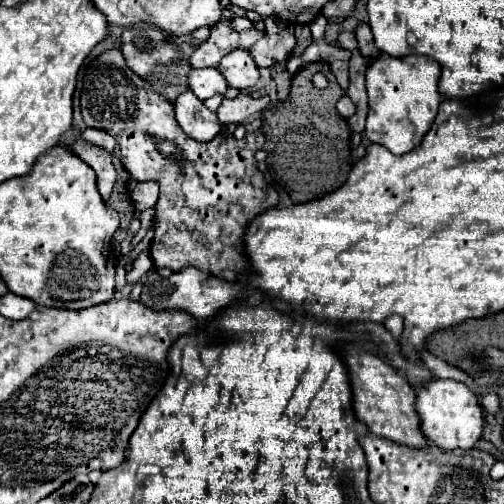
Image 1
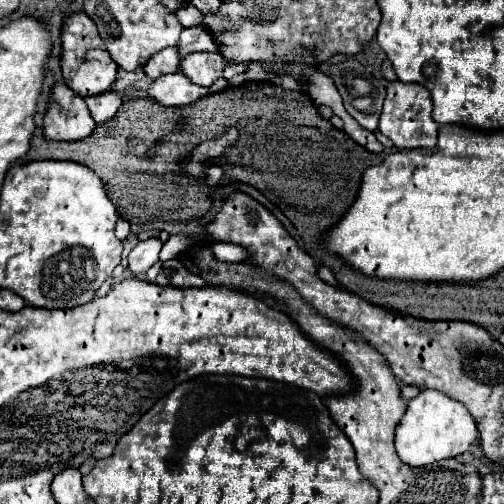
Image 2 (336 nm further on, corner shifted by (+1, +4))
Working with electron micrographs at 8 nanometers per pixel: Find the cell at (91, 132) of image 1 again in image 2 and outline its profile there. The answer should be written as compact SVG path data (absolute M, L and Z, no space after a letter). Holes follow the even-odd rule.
M109 90L105 94L85 98L85 102L87 102L87 108L91 112L91 118L97 124L103 124L105 120L109 120L119 110L119 106L123 102L123 94L117 90Z

